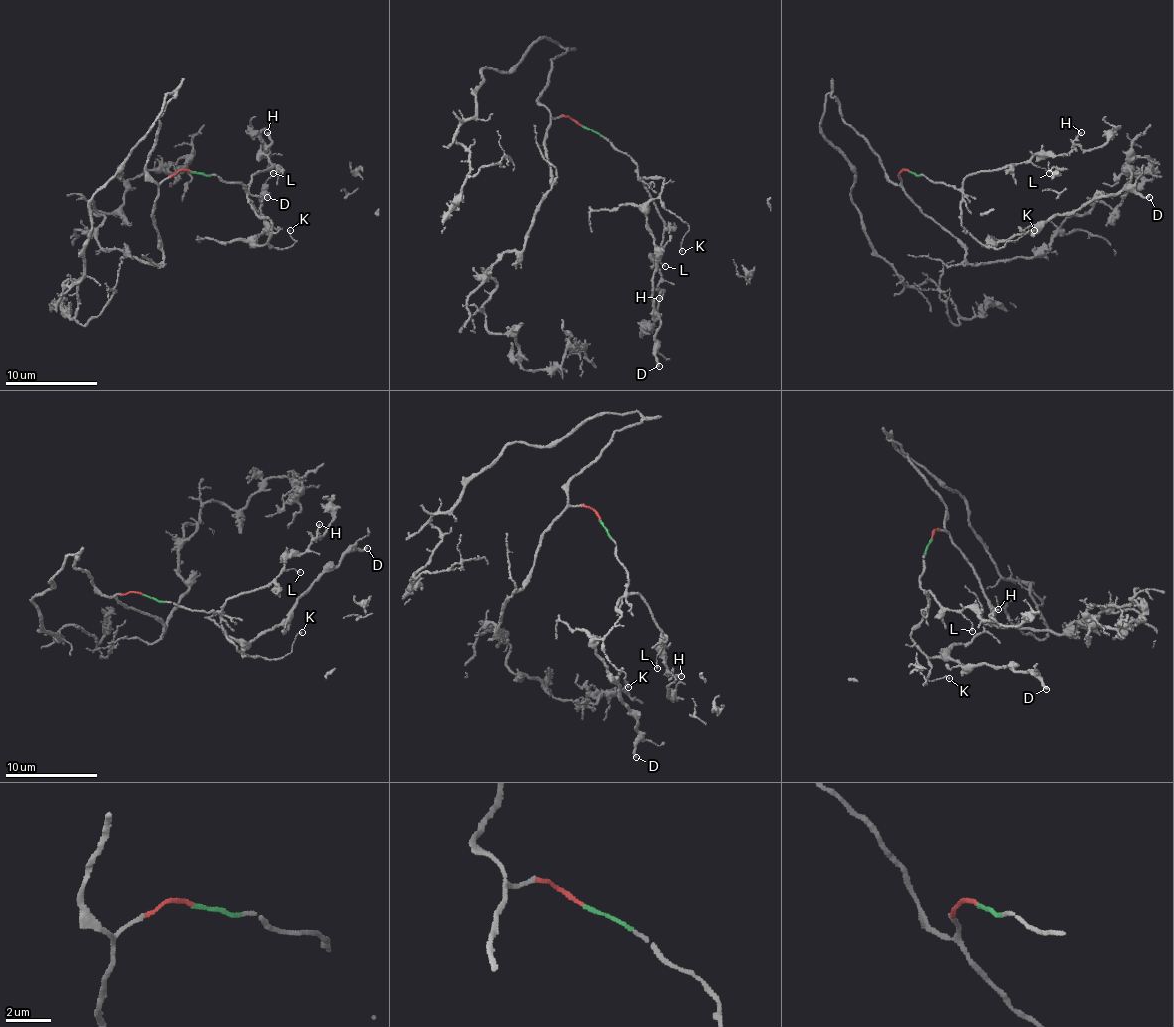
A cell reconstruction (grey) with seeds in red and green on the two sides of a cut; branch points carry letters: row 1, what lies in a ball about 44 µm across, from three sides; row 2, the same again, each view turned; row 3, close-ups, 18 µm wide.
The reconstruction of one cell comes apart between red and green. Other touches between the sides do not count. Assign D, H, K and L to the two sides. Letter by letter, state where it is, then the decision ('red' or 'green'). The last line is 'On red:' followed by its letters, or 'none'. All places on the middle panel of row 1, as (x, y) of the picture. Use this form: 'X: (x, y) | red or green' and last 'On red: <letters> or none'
D: (659, 366) | green
H: (659, 298) | green
K: (682, 251) | green
L: (665, 266) | green
On red: none

